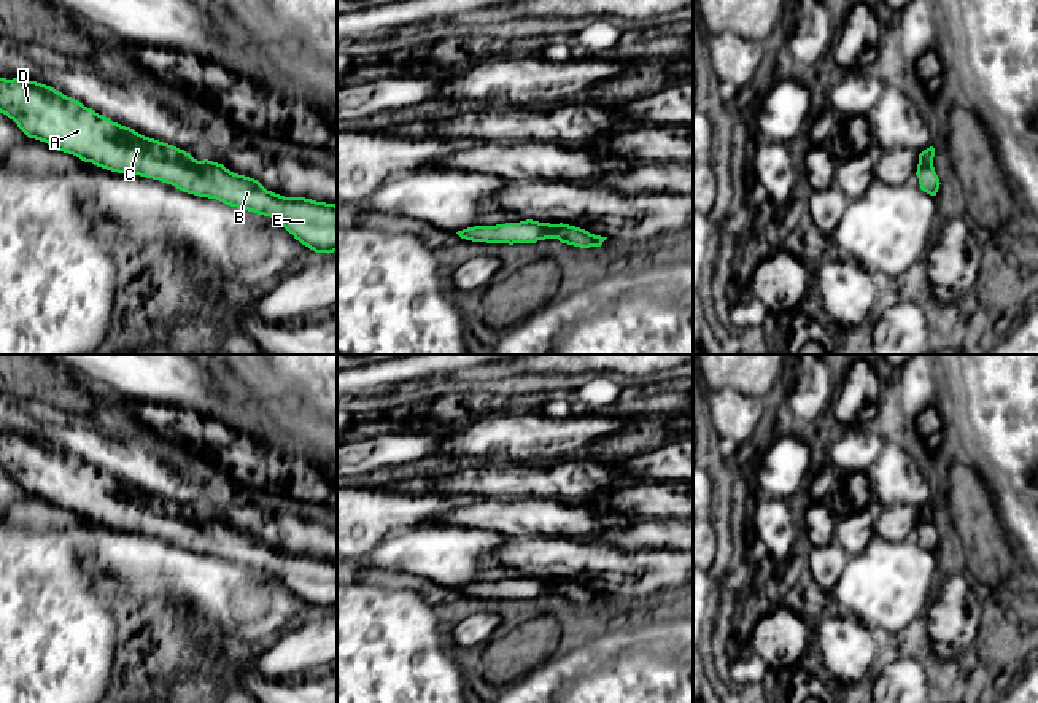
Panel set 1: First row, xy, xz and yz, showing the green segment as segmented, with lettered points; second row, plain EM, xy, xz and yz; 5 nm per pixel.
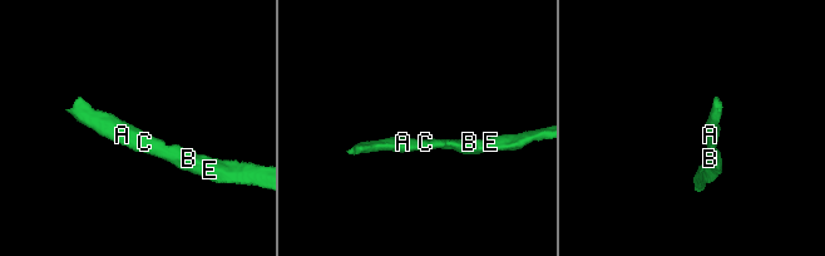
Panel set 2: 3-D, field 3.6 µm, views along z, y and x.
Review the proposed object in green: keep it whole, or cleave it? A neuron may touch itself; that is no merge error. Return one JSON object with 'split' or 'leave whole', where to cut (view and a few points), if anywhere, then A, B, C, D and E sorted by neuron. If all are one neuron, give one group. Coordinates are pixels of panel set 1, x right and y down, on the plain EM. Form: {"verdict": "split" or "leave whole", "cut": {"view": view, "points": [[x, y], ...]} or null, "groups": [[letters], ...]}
{"verdict": "leave whole", "cut": null, "groups": [["A", "B", "C", "D", "E"]]}

